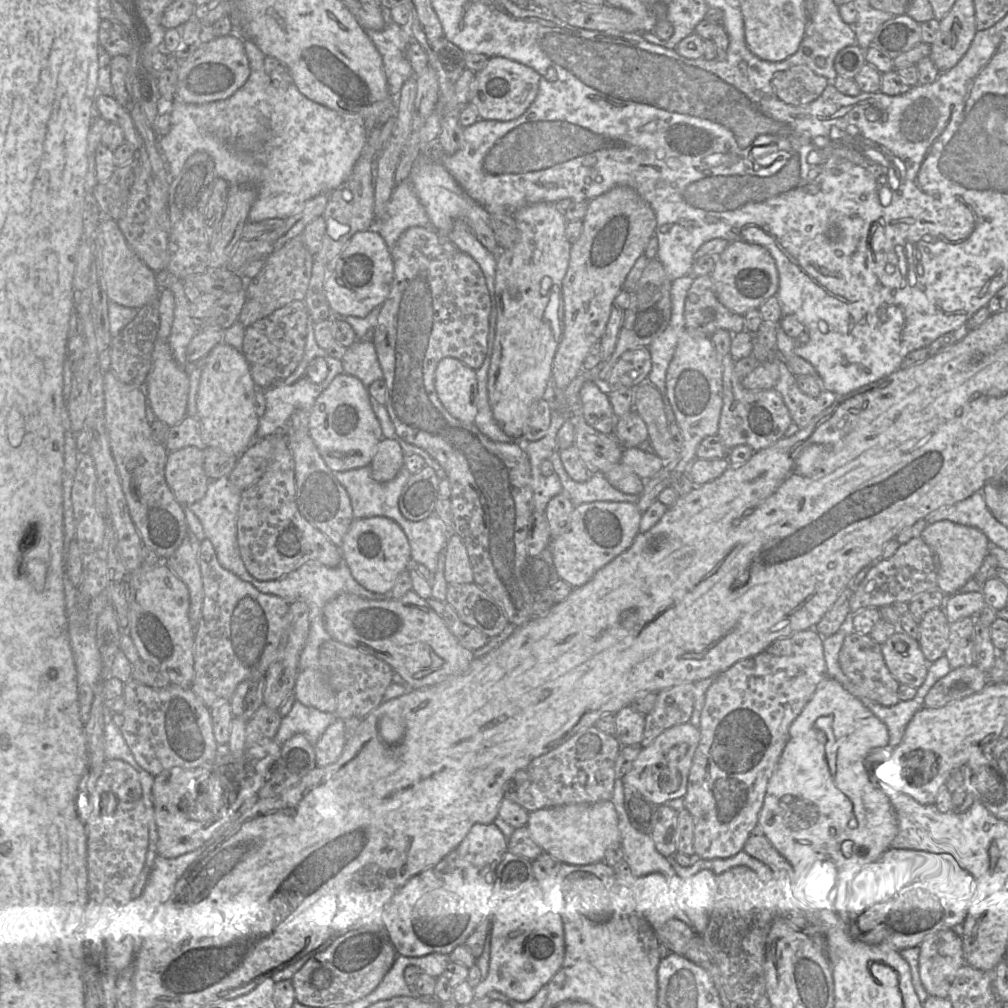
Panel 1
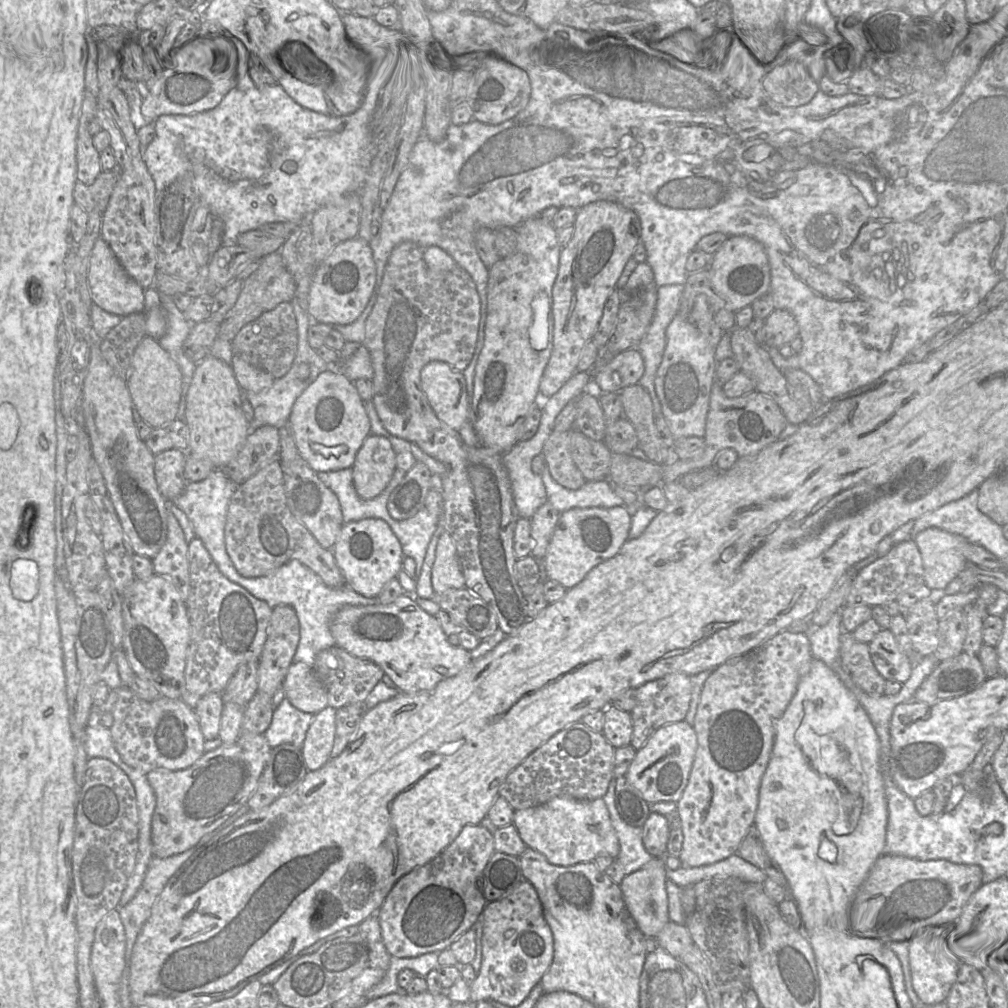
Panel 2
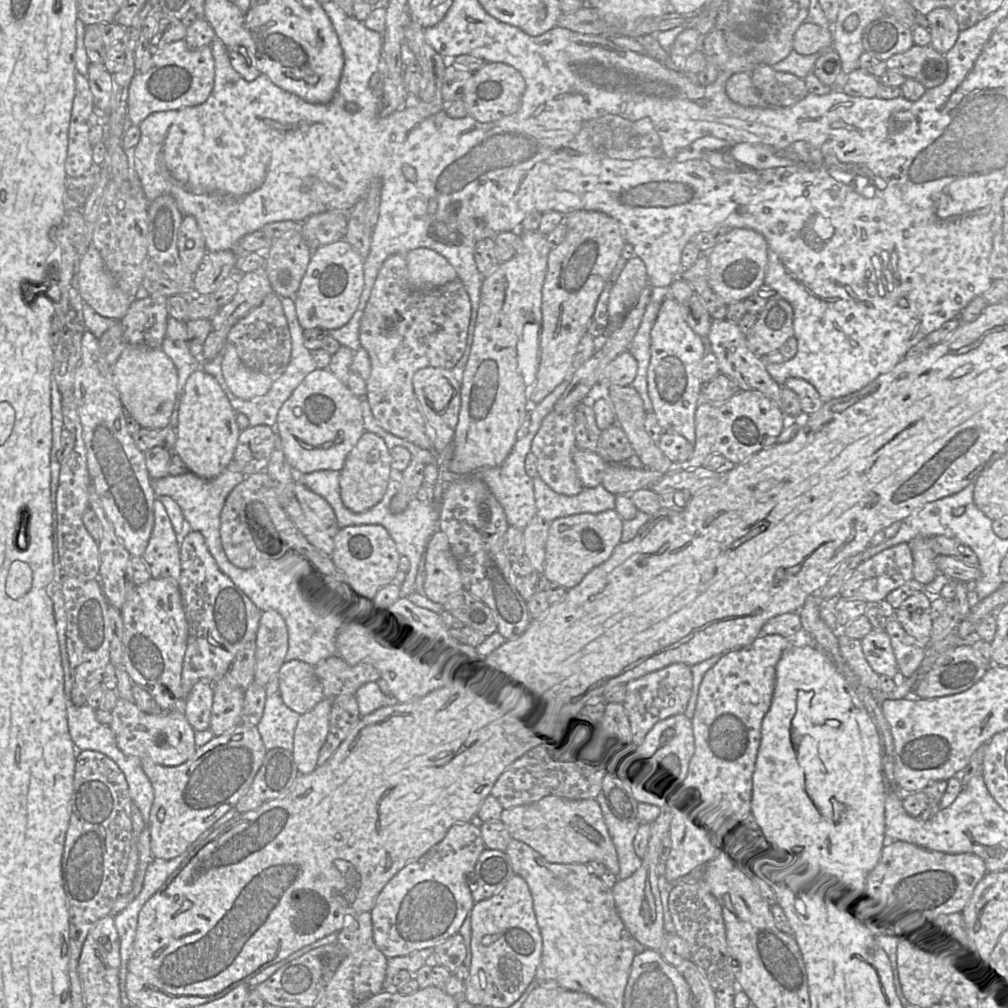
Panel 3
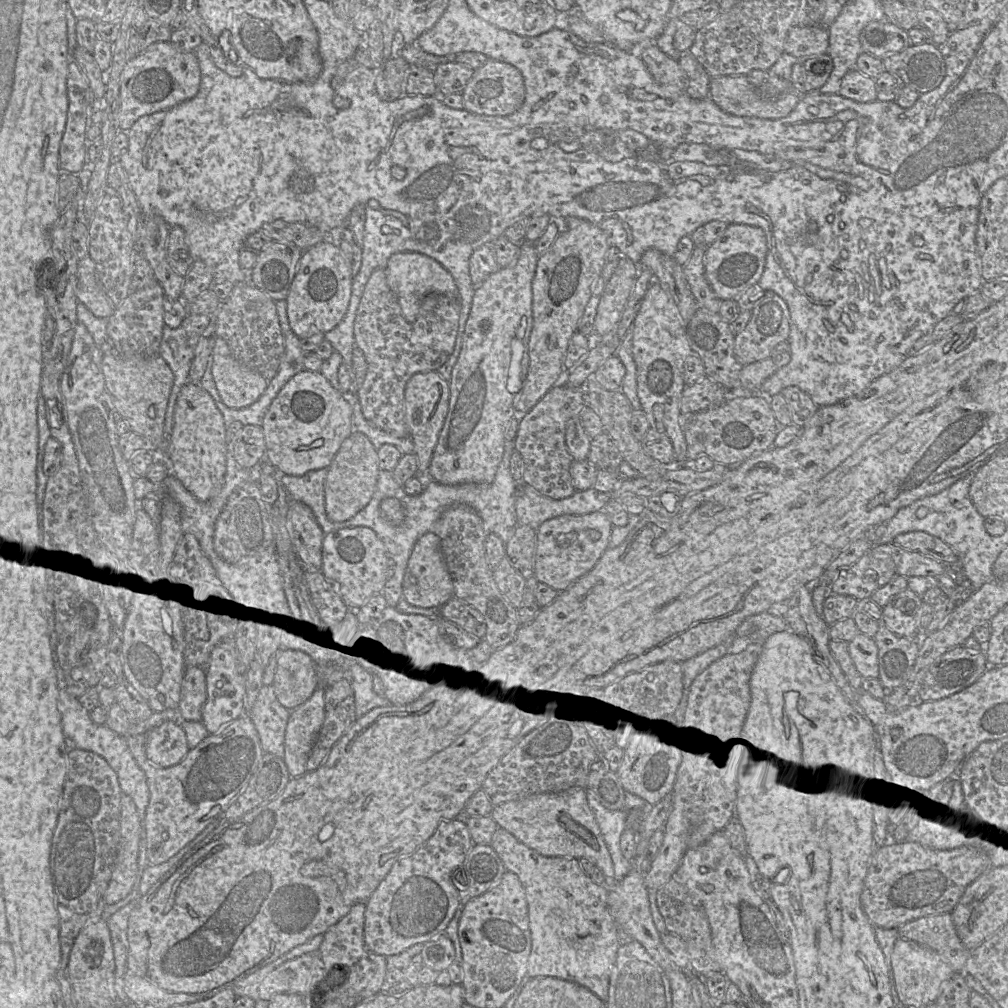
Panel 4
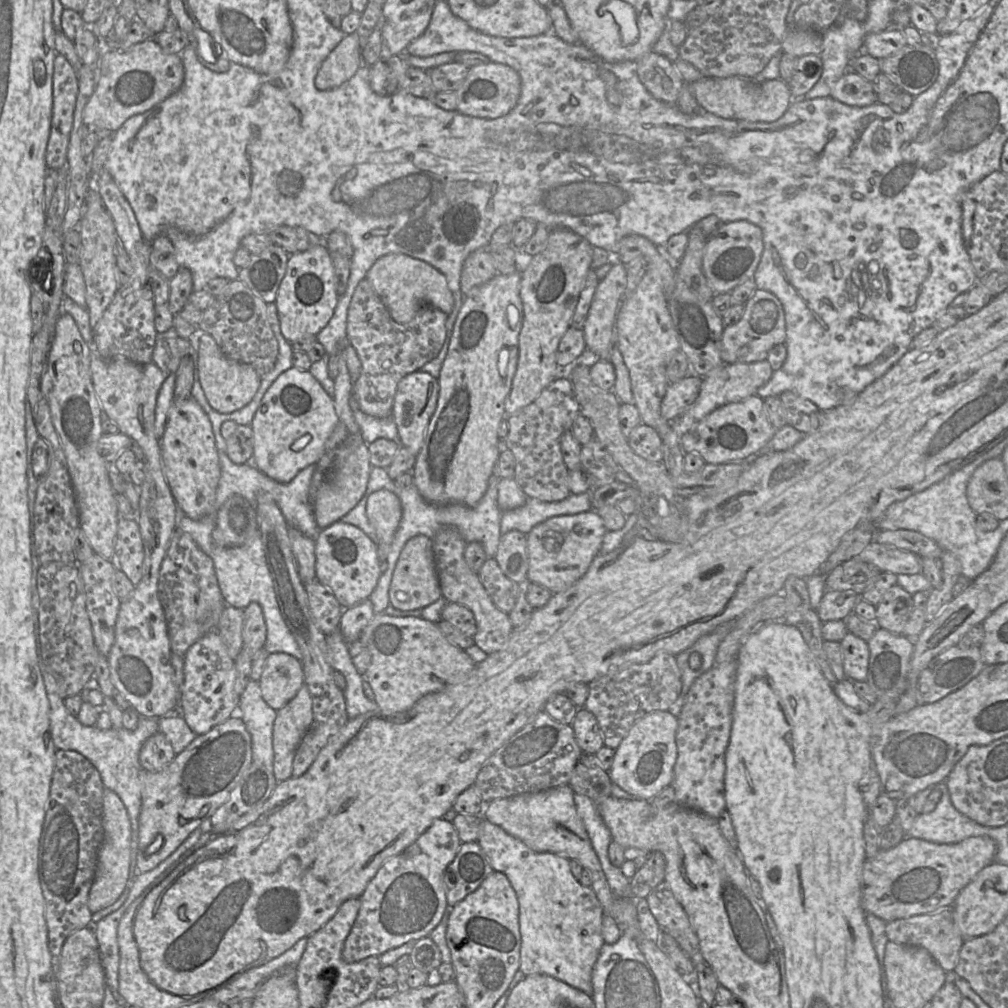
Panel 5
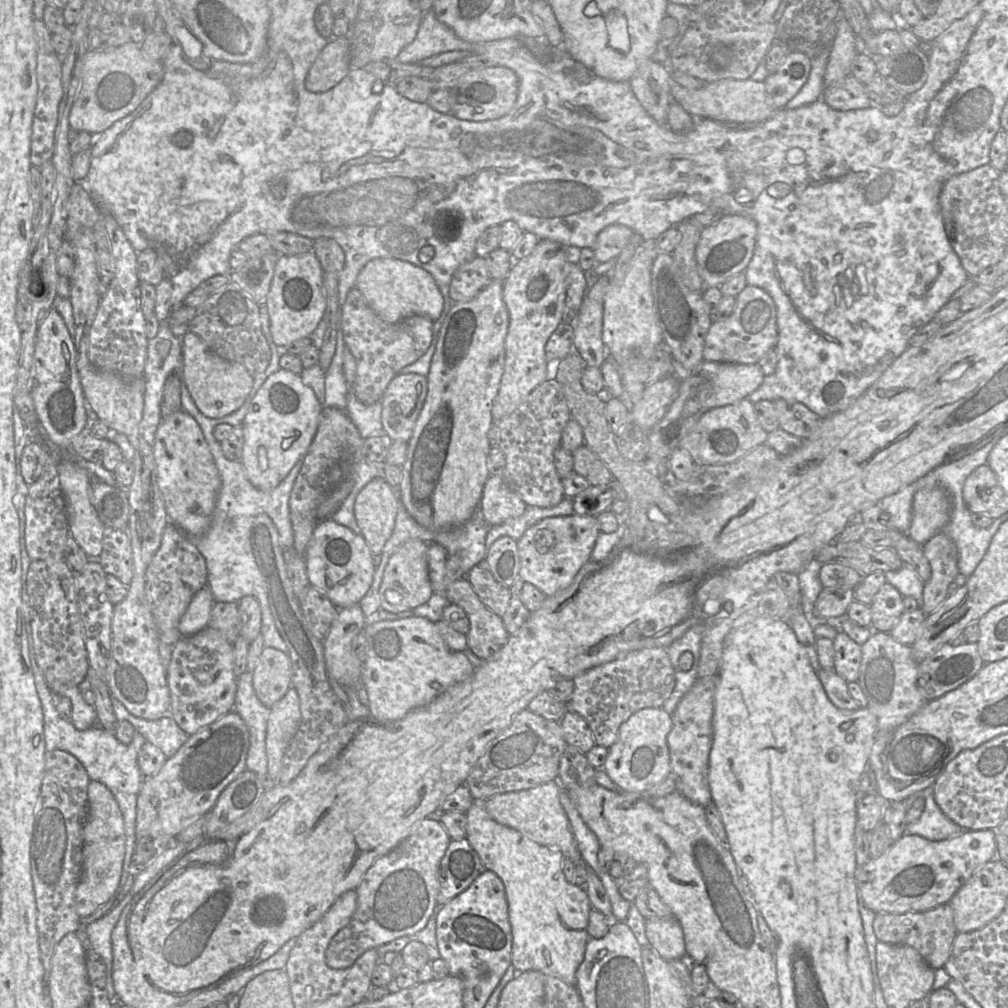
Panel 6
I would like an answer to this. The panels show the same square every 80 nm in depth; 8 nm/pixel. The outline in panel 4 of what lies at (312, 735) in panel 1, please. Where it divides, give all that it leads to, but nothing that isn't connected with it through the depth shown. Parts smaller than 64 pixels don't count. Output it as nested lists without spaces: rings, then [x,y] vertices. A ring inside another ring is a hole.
[[[262,686],[249,718],[264,753],[284,757],[285,731],[290,713],[279,703],[271,686]]]

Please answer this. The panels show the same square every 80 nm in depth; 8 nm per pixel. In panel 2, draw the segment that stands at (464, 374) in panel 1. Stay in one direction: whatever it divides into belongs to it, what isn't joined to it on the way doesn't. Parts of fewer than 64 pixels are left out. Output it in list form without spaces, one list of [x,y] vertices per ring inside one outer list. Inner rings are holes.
[[[434,361],[421,371],[421,388],[436,416],[458,431],[471,420],[466,380],[451,365]]]

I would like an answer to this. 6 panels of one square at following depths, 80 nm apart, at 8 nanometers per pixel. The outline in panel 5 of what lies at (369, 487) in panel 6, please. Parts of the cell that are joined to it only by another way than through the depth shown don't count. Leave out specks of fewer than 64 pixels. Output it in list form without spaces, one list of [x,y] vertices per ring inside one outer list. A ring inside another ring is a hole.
[[[381,489],[367,497],[366,513],[376,532],[378,558],[383,572],[388,567],[388,552],[402,519],[402,505],[394,493]]]

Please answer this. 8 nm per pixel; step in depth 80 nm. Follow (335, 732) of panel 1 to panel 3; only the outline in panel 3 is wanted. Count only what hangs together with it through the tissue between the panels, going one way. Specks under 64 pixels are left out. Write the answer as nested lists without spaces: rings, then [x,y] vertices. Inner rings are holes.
[[[325,697],[312,710],[300,715],[291,751],[300,774],[311,773],[318,766],[319,753],[329,733],[331,702],[332,700]]]

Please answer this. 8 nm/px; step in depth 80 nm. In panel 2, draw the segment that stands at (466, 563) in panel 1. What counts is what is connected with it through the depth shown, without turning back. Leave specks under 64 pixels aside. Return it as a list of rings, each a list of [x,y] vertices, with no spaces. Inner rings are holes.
[[[442,533],[438,539],[431,568],[431,584],[436,596],[465,587],[465,578],[452,537]]]

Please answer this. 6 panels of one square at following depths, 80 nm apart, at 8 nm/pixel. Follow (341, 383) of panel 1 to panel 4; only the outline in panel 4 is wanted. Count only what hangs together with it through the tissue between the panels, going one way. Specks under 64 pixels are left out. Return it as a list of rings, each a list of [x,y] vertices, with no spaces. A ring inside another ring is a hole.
[[[304,370],[280,390],[261,427],[266,446],[264,461],[285,475],[301,477],[330,466],[344,440],[354,431],[352,407],[320,372]]]

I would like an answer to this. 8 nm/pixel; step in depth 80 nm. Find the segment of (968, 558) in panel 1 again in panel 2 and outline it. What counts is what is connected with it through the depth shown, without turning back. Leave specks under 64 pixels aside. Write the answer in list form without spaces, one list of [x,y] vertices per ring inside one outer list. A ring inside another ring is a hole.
[[[930,527],[914,538],[921,553],[924,583],[930,589],[945,589],[960,572],[967,569],[963,545],[967,539],[936,527]]]

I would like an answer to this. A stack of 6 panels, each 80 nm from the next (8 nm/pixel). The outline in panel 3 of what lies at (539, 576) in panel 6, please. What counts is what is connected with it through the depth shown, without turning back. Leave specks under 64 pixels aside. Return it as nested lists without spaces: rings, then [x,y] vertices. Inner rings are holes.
[[[613,510],[581,513],[553,520],[546,542],[542,577],[571,589],[581,582],[594,567],[602,564],[621,542],[623,519]]]

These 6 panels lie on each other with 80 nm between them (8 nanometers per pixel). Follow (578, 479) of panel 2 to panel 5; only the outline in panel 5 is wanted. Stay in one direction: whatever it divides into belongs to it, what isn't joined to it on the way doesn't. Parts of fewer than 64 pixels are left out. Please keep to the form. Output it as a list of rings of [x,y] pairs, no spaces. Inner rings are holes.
[[[558,376],[535,401],[506,417],[508,433],[502,443],[515,457],[514,480],[528,498],[558,502],[570,496],[570,471],[563,460],[561,438],[567,430],[571,430],[579,414],[580,405],[571,381],[565,376]]]

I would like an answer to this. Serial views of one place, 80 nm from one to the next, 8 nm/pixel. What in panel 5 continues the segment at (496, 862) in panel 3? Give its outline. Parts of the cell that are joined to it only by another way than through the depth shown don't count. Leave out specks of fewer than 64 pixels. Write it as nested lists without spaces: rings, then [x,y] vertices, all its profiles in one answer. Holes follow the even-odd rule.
[[[477,842],[462,843],[444,873],[447,904],[454,906],[474,892],[494,870]]]

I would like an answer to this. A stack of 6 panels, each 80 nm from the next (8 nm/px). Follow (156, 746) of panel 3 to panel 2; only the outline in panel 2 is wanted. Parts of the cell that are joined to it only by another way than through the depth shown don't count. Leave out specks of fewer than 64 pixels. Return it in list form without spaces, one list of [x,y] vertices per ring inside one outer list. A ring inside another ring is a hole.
[[[121,686],[116,691],[118,699],[111,711],[113,724],[110,731],[116,750],[127,764],[143,773],[154,769],[183,770],[192,766],[204,754],[206,739],[198,717],[194,709],[182,699],[160,696],[157,700],[148,702],[137,697],[130,687]]]

